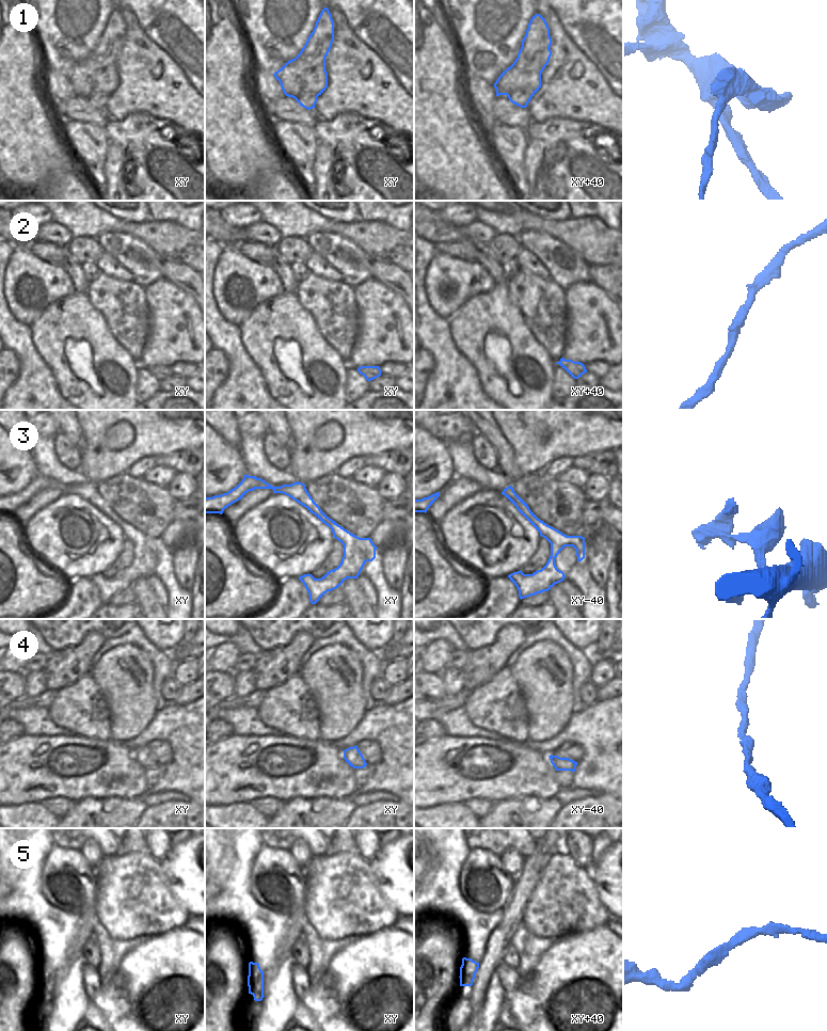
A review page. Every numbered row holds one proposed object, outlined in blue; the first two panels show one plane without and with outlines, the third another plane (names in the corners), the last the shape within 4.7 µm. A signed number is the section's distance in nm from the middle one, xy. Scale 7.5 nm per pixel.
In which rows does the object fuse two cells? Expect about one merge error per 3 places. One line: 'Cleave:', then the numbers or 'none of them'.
Cleave: 1

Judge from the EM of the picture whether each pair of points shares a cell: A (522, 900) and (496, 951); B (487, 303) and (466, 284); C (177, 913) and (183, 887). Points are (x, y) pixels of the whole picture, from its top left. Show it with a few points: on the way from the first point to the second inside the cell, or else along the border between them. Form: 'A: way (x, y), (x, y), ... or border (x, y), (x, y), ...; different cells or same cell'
A: way (512, 913), (507, 928), (499, 938); same cell
B: border (494, 283), (486, 292), (470, 297), (458, 308); different cells
C: border (168, 881), (171, 892), (191, 916); different cells

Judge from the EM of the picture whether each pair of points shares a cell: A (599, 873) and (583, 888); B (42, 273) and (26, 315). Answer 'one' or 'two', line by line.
A: two
B: one

